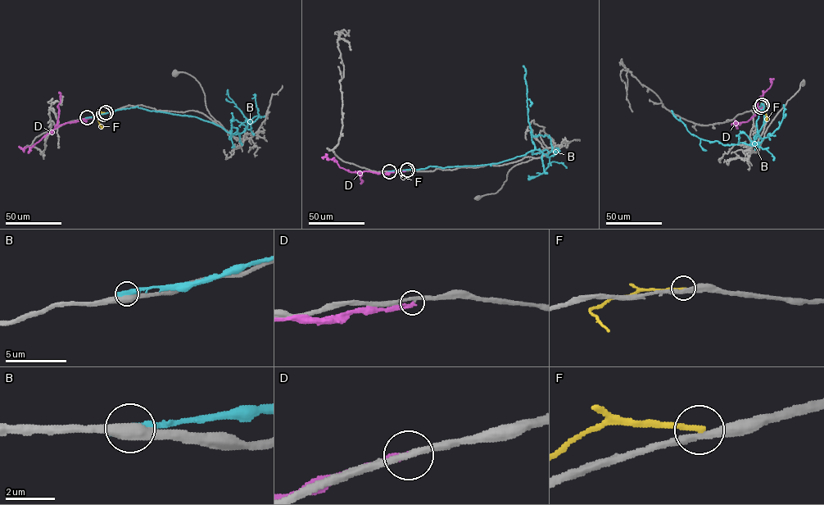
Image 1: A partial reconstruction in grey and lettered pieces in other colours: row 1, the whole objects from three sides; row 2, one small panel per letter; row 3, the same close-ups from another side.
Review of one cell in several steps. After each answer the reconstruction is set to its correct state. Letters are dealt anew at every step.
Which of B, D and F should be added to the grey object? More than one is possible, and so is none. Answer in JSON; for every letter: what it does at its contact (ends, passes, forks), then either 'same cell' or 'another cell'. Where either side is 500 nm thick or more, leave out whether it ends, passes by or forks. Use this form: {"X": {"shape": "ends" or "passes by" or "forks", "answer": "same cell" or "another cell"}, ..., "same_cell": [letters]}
{"B": {"shape": "ends", "answer": "another cell"}, "D": {"shape": "ends", "answer": "another cell"}, "F": {"shape": "ends", "answer": "another cell"}, "same_cell": []}

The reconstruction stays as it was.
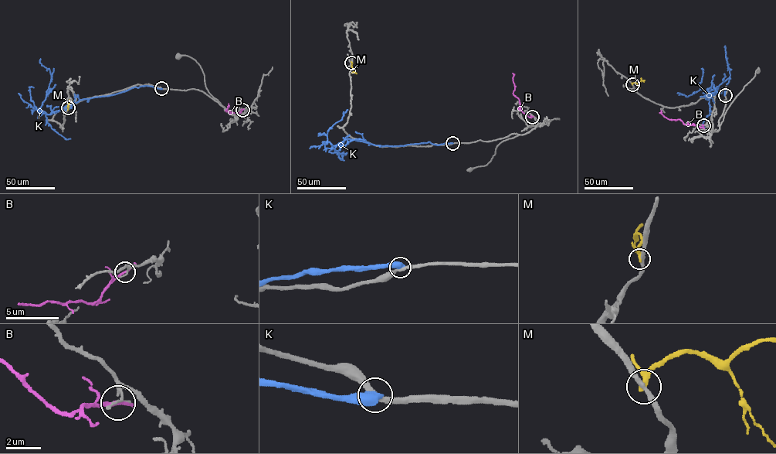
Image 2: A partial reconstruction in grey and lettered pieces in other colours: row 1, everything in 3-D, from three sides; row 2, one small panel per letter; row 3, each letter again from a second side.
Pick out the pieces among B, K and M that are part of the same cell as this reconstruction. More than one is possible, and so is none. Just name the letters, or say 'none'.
none

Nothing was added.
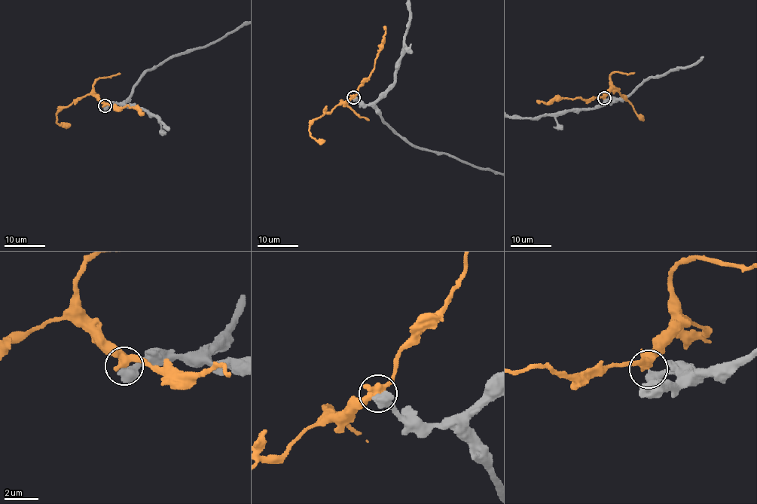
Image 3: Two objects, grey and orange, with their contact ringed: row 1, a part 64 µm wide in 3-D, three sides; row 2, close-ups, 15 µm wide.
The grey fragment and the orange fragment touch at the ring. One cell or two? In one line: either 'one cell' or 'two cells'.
two cells

